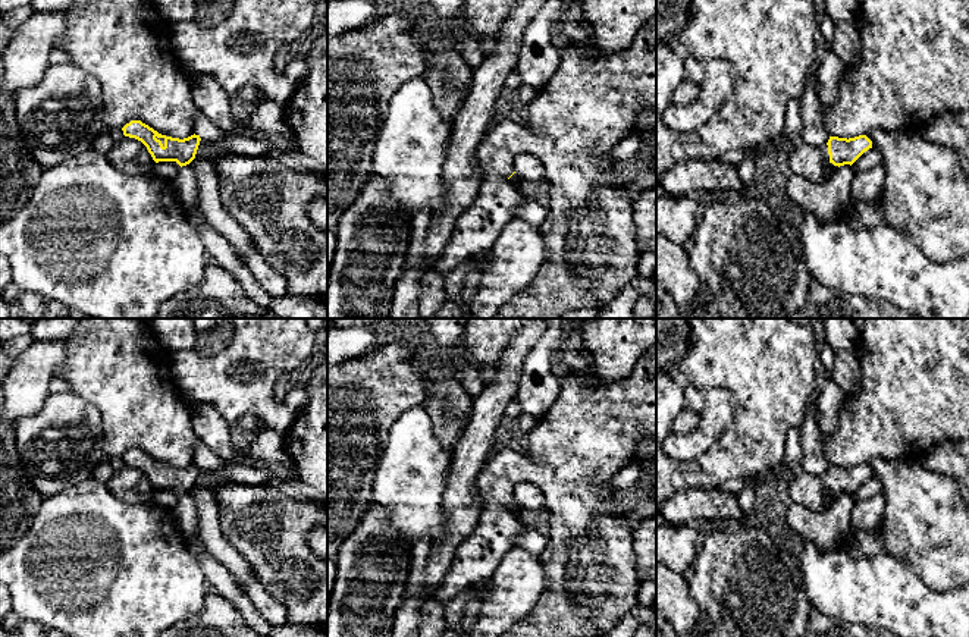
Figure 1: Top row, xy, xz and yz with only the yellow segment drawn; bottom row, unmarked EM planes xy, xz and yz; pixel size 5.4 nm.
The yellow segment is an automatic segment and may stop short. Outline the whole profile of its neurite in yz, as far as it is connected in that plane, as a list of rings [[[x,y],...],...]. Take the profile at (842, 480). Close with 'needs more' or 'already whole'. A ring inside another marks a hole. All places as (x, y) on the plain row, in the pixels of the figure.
[[[866,464],[849,468],[830,465],[828,471],[821,477],[799,470],[787,477],[784,498],[787,502],[819,512],[825,509],[828,492],[832,492],[837,498],[844,493],[852,495],[869,477],[872,477],[872,470]]] | needs more

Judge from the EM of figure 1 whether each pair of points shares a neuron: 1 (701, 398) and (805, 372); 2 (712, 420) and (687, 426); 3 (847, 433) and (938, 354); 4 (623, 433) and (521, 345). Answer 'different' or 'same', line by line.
1: different
2: different
3: same
4: different

